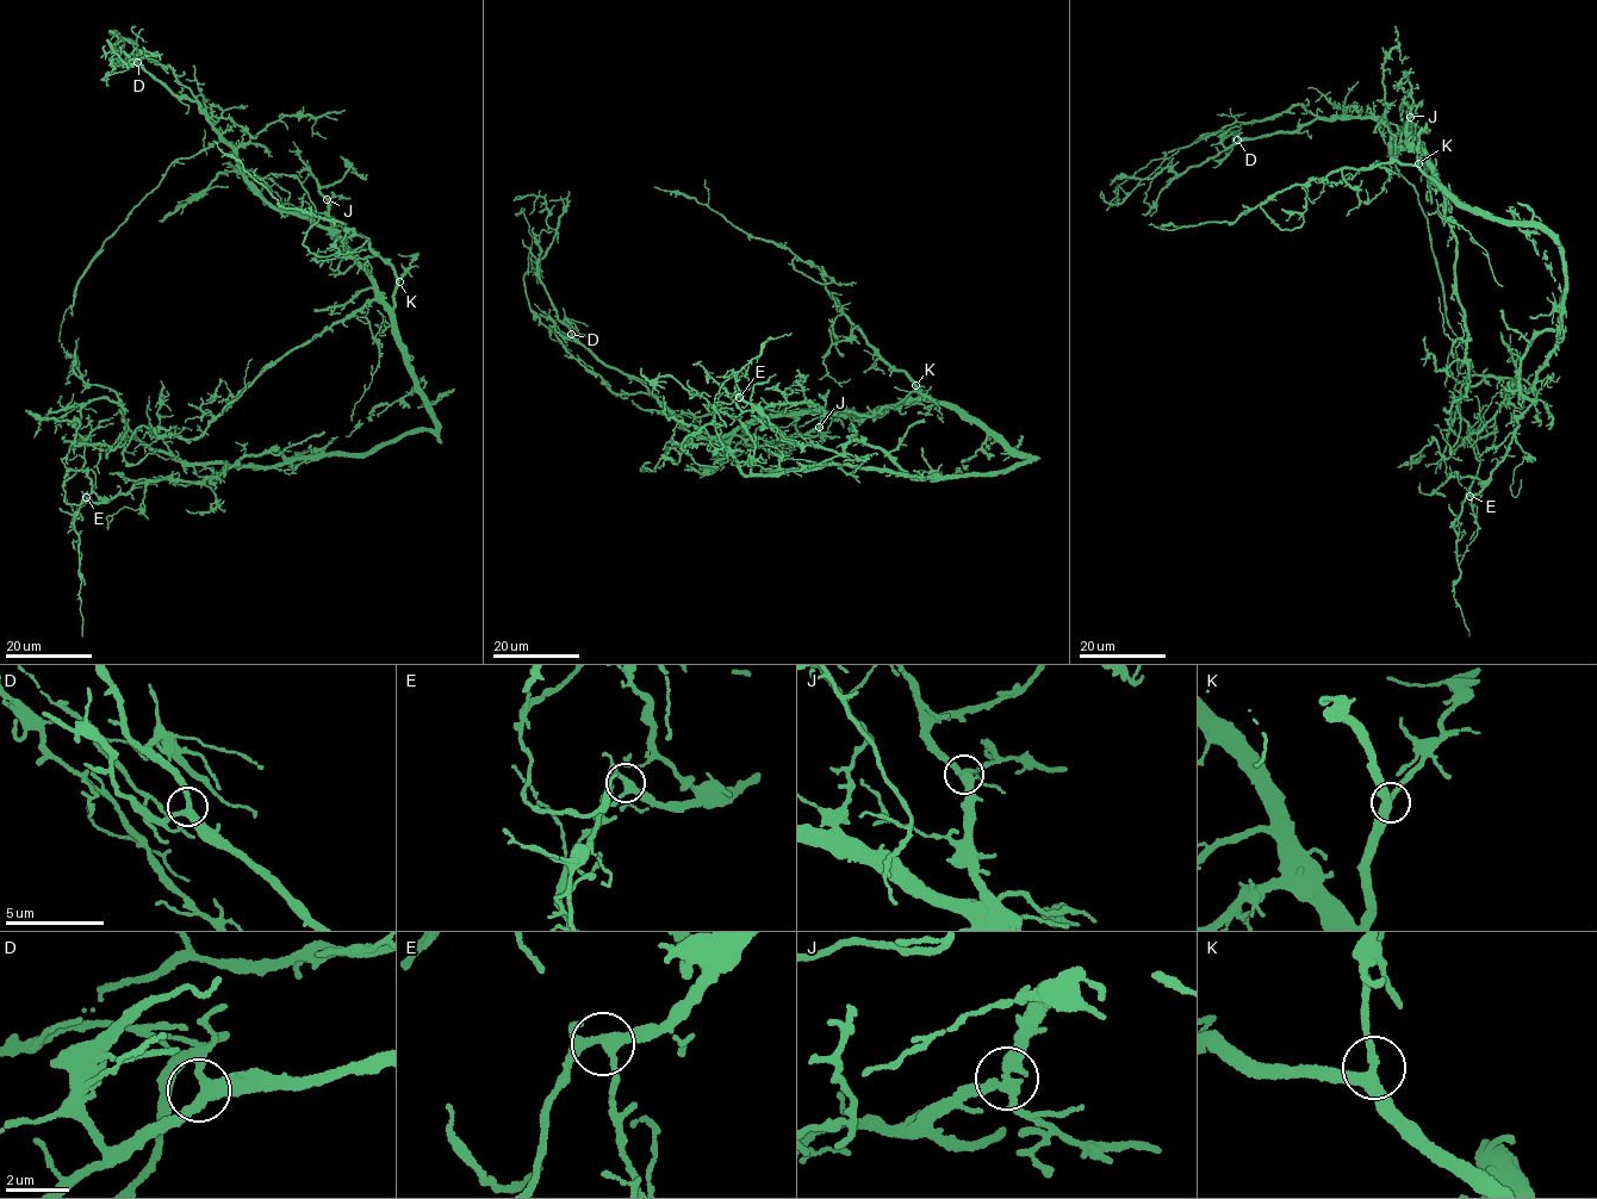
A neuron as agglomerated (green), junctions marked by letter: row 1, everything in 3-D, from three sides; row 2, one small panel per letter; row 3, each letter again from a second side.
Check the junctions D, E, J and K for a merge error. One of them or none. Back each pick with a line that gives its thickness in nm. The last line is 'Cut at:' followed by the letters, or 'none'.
Cut at: none

